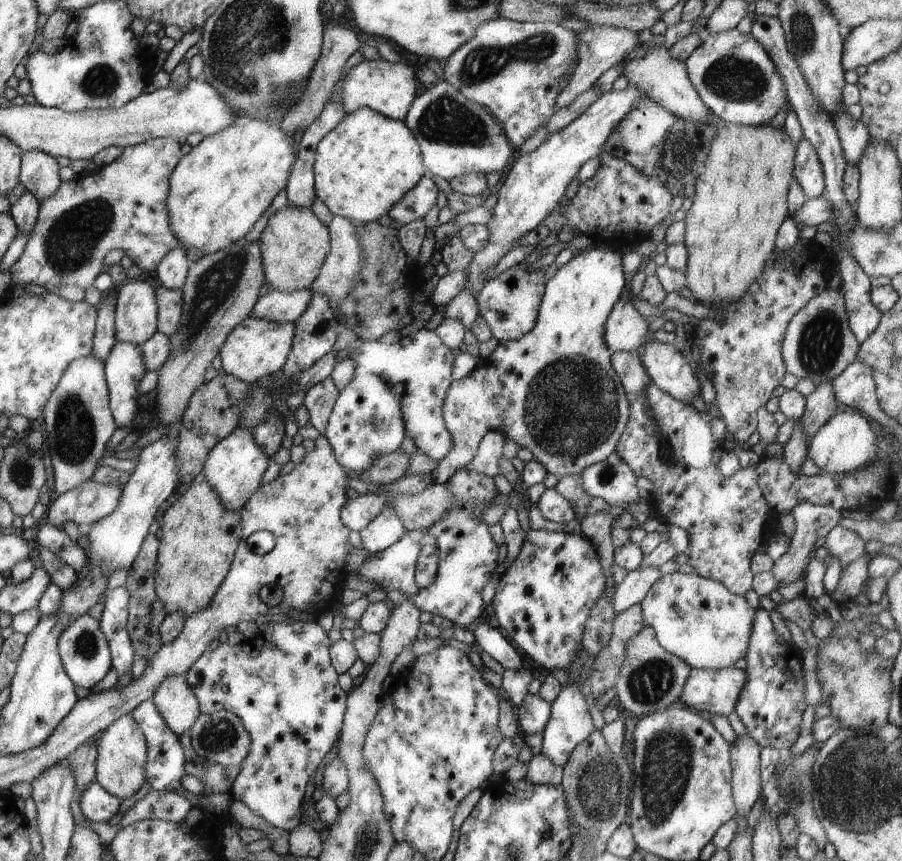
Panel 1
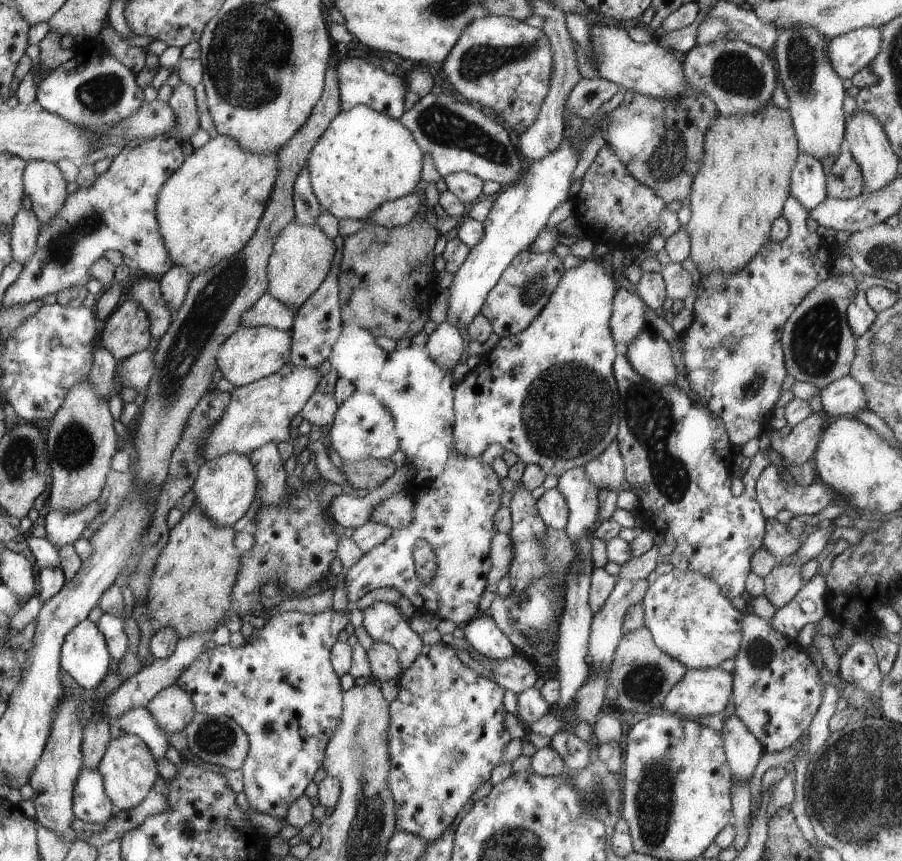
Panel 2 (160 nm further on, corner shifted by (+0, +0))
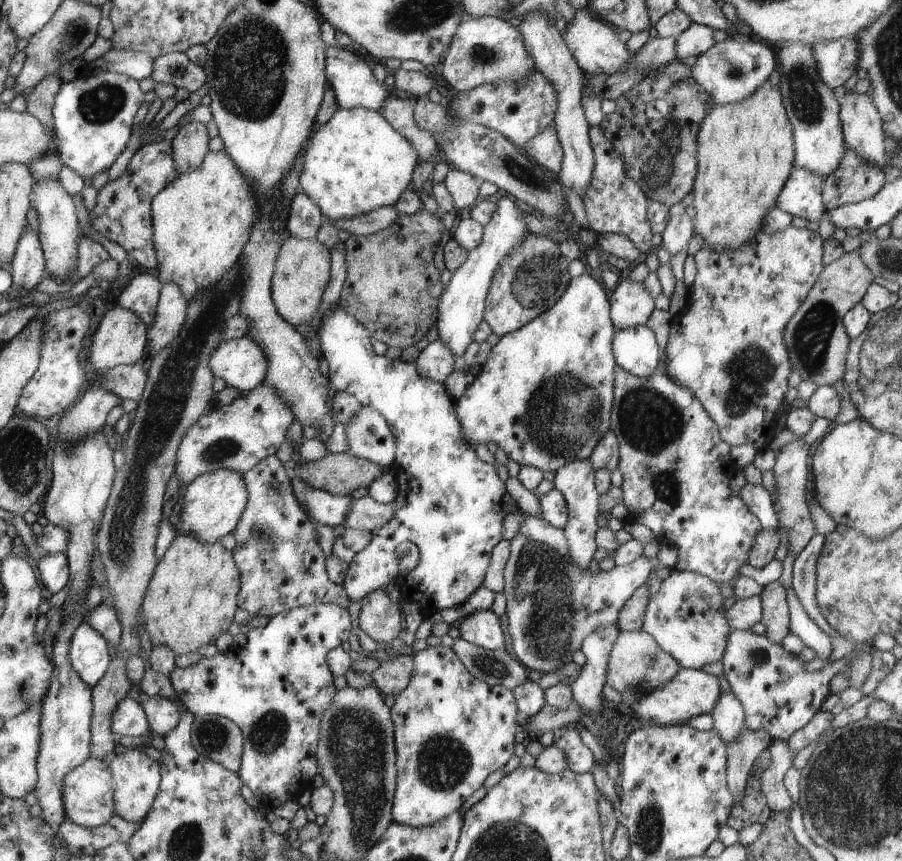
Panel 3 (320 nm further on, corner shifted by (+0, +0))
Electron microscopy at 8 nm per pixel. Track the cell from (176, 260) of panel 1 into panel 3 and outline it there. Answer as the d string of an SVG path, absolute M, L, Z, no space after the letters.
M163 283L162 296L159 299L154 323L147 325L147 357L152 358L159 350L174 342L186 322L186 316L186 297L183 295L182 289L174 283Z

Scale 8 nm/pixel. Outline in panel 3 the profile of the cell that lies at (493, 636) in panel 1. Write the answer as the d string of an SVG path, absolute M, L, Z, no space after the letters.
M486 609L466 615L455 624L462 639L486 650L505 650L505 632L495 610Z

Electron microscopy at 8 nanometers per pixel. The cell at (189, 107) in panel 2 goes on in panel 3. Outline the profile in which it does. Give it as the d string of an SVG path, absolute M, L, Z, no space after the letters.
M188 123L181 128L171 140L173 144L172 159L178 175L196 170L204 157L210 152L210 137L206 125L202 123Z

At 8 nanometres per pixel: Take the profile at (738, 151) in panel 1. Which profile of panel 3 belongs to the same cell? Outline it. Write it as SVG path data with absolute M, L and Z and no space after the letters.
M768 79L750 96L735 103L715 104L702 119L697 134L697 170L693 182L696 215L693 229L706 242L702 247L735 249L751 241L761 230L761 222L776 201L794 166L793 128L784 108L781 90Z

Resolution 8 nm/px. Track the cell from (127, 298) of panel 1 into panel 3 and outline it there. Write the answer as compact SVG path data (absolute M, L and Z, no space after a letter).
M113 304L100 320L100 326L96 329L92 339L91 363L93 372L98 374L107 369L120 365L134 365L147 356L148 336L147 325L131 310Z

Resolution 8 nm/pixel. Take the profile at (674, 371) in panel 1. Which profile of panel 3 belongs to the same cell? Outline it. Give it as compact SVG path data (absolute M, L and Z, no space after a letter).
M646 325L616 329L612 350L617 366L639 377L650 376L664 365L654 331Z

